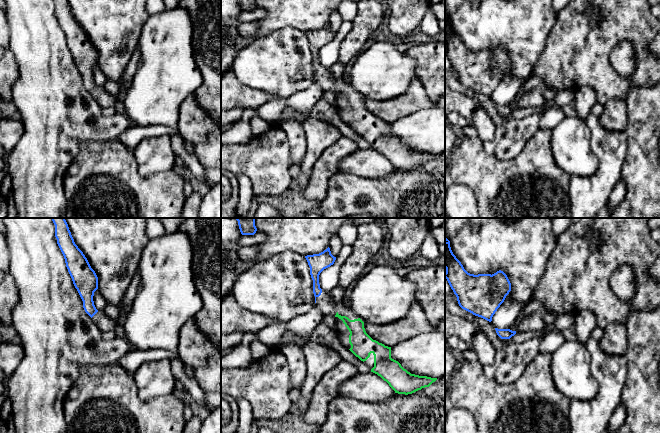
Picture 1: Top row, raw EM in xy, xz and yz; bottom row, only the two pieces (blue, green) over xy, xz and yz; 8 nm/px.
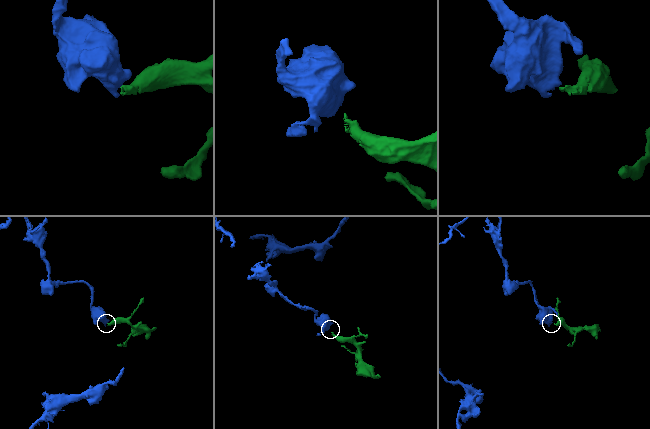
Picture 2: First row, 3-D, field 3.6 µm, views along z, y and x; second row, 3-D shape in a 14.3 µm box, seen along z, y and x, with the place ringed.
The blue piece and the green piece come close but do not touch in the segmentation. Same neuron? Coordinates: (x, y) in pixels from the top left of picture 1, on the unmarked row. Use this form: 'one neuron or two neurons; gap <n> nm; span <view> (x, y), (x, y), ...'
one neuron; gap 190 nm; span xz (315, 78), (336, 89)

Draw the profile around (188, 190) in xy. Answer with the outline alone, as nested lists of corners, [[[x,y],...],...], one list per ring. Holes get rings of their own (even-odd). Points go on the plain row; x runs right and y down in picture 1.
[[[176,163],[174,164],[174,166],[172,168],[172,171],[174,171],[177,174],[179,174],[185,180],[185,184],[184,184],[184,187],[183,187],[183,190],[184,190],[185,196],[189,197],[194,192],[194,190],[191,187],[191,185],[188,183],[188,176],[189,176],[188,171],[187,170],[183,170]]]

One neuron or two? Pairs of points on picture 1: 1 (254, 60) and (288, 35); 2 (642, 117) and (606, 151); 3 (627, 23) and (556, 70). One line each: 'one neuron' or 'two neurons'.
1: one neuron
2: two neurons
3: one neuron

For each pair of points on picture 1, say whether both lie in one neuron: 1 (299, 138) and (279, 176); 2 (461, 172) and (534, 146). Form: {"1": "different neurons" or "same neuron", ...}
{"1": "different neurons", "2": "same neuron"}

